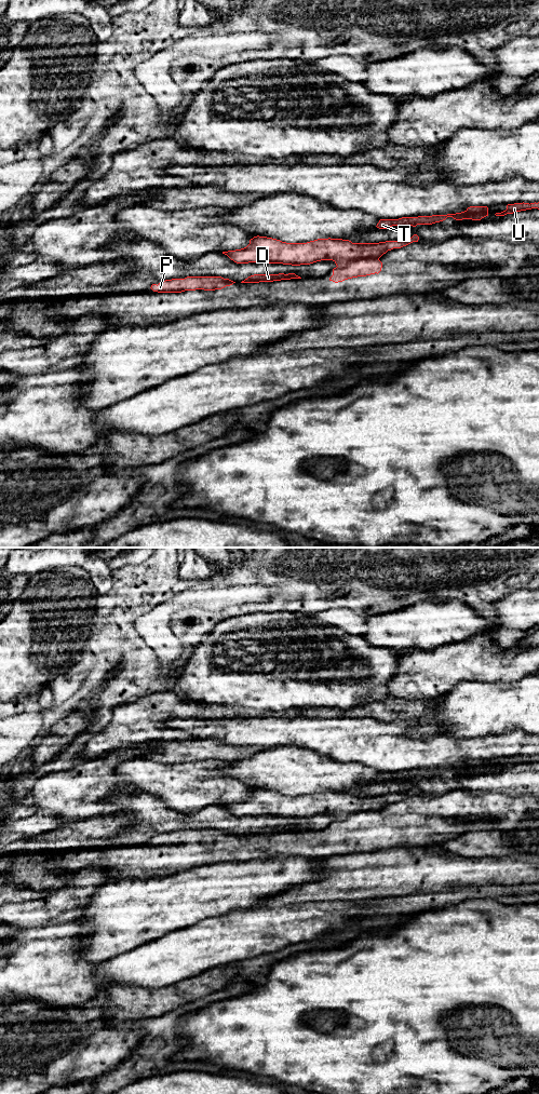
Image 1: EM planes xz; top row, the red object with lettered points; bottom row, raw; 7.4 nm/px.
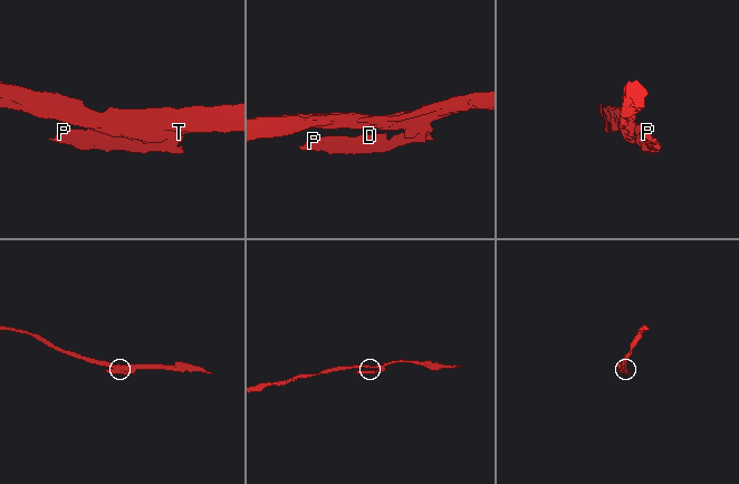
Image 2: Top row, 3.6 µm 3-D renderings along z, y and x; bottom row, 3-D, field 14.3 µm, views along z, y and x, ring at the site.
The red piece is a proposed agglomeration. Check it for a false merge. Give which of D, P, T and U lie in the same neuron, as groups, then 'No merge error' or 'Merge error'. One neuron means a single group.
Groups: D P / T U. Merge error

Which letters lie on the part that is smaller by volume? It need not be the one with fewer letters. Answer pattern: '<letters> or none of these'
D, P

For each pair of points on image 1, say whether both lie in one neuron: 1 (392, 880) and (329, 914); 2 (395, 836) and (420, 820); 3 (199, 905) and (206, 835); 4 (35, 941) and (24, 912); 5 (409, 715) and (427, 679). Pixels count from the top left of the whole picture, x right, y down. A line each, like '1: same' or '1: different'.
1: different
2: same
3: different
4: different
5: different

